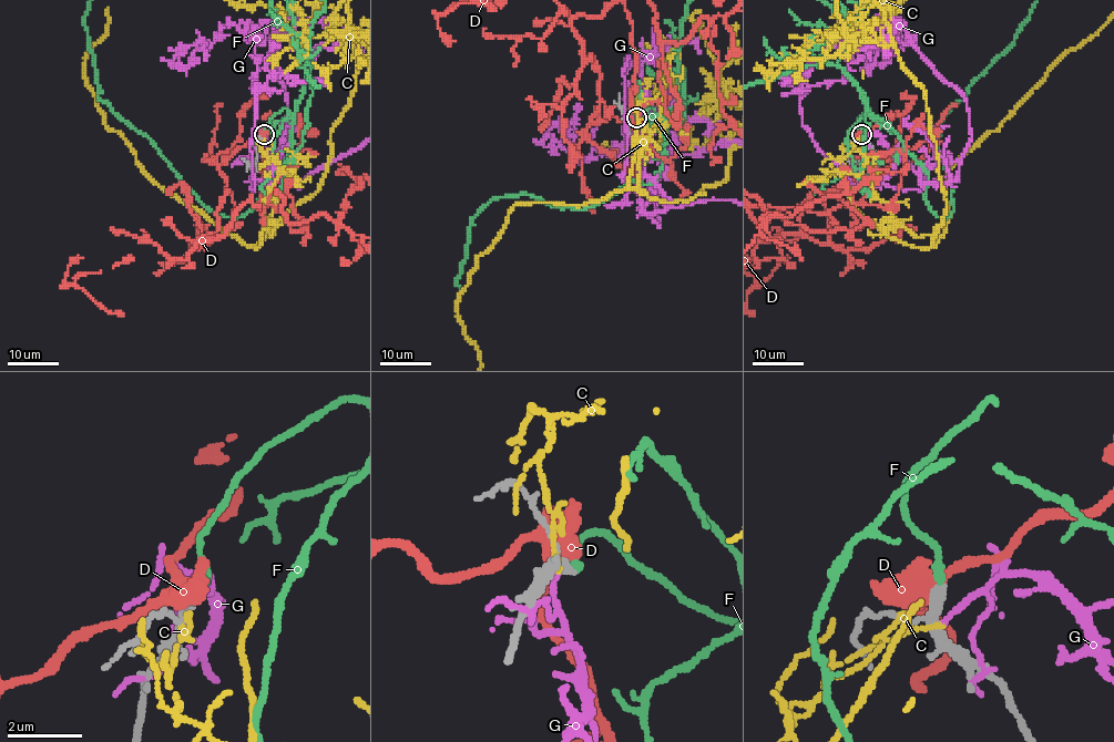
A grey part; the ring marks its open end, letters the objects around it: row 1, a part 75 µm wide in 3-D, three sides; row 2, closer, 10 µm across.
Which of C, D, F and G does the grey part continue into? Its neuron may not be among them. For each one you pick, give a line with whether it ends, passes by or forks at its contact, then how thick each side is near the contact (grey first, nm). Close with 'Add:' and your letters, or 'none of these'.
Add: none of these

